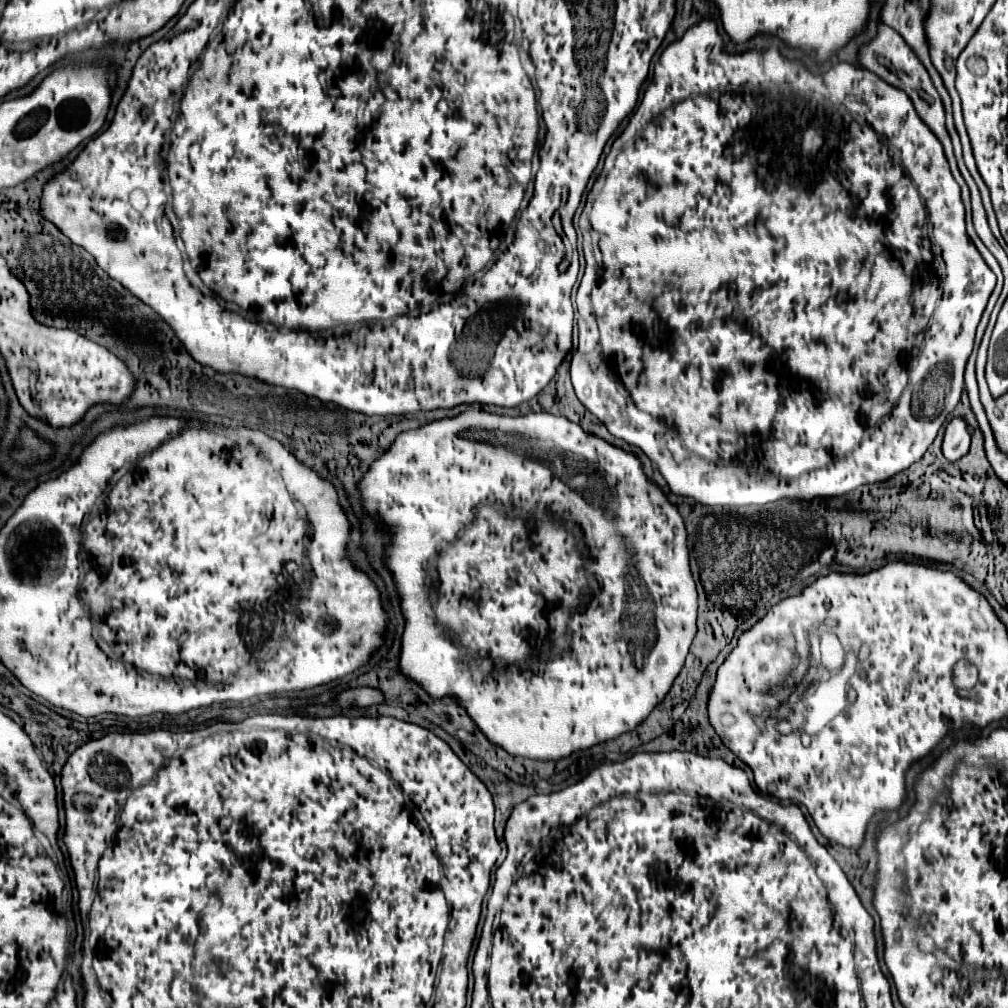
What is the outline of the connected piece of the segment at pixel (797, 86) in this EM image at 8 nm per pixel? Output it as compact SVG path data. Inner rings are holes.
M702 21L700 25L690 27L680 41L670 43L664 49L664 53L660 55L660 59L658 59L658 63L654 67L652 83L644 91L644 97L642 97L640 105L636 107L630 116L628 125L614 141L605 159L602 172L598 175L594 186L599 187L599 192L594 199L591 212L587 216L589 217L590 229L588 231L591 236L593 253L599 266L598 279L596 287L592 288L589 298L585 299L590 308L586 305L585 308L582 307L584 305L580 305L579 302L577 302L576 307L579 314L578 319L580 319L580 315L584 311L588 311L588 313L592 311L594 313L594 317L596 317L594 319L596 333L580 333L579 331L578 347L572 353L572 367L570 367L572 385L574 385L574 391L576 391L576 397L582 401L582 405L592 415L596 415L614 437L626 441L628 445L638 447L658 467L662 477L668 481L670 491L674 491L678 495L692 497L698 503L718 505L718 507L766 505L766 503L774 503L774 501L782 501L782 499L810 501L810 499L816 499L816 497L842 495L842 493L854 491L854 489L858 489L862 485L872 485L872 483L886 481L894 473L908 469L912 463L916 463L926 453L926 449L932 445L940 425L944 423L946 415L956 407L956 403L960 401L960 395L964 391L964 367L966 367L966 361L968 361L968 357L972 353L976 327L978 327L980 317L982 317L982 313L986 309L988 297L990 297L990 293L992 293L992 289L996 285L996 275L990 271L990 267L986 267L986 261L982 259L982 255L978 253L978 249L974 247L974 243L970 241L970 237L966 233L964 205L962 205L962 199L960 199L960 187L958 187L958 183L954 181L954 177L950 173L948 161L946 161L944 151L942 151L942 143L938 143L936 135L922 123L922 119L918 119L910 99L906 99L906 93L902 93L896 87L890 87L882 79L878 79L878 75L872 75L870 71L858 69L858 67L854 67L850 63L838 63L838 65L834 65L830 69L830 73L824 73L822 77L818 77L818 75L808 73L808 69L804 65L800 65L798 61L788 61L788 59L780 57L780 53L776 49L768 49L766 53L748 51L748 53L742 53L742 55L728 55L728 53L722 51L722 39L718 35L716 23L714 21ZM926 223L932 223L930 225L930 229L932 229L930 233L934 235L934 243L938 243L938 247L942 247L942 263L946 263L946 283L942 283L940 275L938 277L934 275L934 265L932 265L934 251L932 251L932 243L930 243L930 237L928 237ZM924 329L926 329L926 343L922 343L922 353L920 355L912 355L914 347L918 347L918 337L924 337ZM910 359L912 359L912 365L910 365L912 381L910 381L910 389L904 389L906 383L908 383L908 363L910 363ZM778 479L784 483L782 491L776 491ZM758 483L766 483L766 487L770 487L770 483L774 483L774 491L758 491Z

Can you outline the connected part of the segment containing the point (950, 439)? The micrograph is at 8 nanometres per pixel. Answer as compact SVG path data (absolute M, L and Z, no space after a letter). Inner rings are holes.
M954 417L944 433L944 443L942 443L942 453L948 461L958 461L964 457L970 449L970 431L968 423L962 417Z

